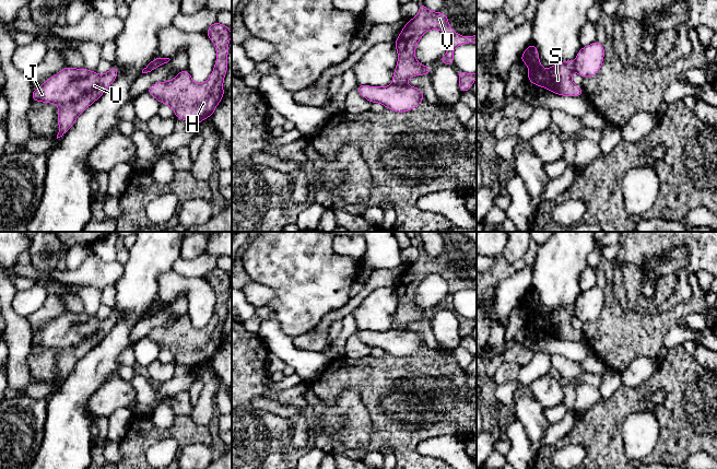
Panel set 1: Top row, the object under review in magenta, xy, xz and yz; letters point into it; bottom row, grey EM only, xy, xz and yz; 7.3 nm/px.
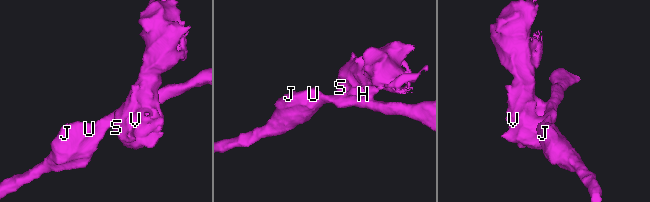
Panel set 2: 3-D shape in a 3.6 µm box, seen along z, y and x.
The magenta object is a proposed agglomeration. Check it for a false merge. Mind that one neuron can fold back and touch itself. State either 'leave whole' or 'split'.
split

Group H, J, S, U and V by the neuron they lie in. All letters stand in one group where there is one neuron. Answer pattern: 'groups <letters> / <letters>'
groups H S V / J U

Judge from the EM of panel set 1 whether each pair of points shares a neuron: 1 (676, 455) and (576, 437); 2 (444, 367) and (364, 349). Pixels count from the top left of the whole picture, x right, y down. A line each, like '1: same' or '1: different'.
1: same
2: different

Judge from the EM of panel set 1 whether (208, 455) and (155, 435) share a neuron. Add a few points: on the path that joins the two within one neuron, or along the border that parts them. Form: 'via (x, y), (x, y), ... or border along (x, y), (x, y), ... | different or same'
border along (211, 444), (191, 443), (181, 449) | different

